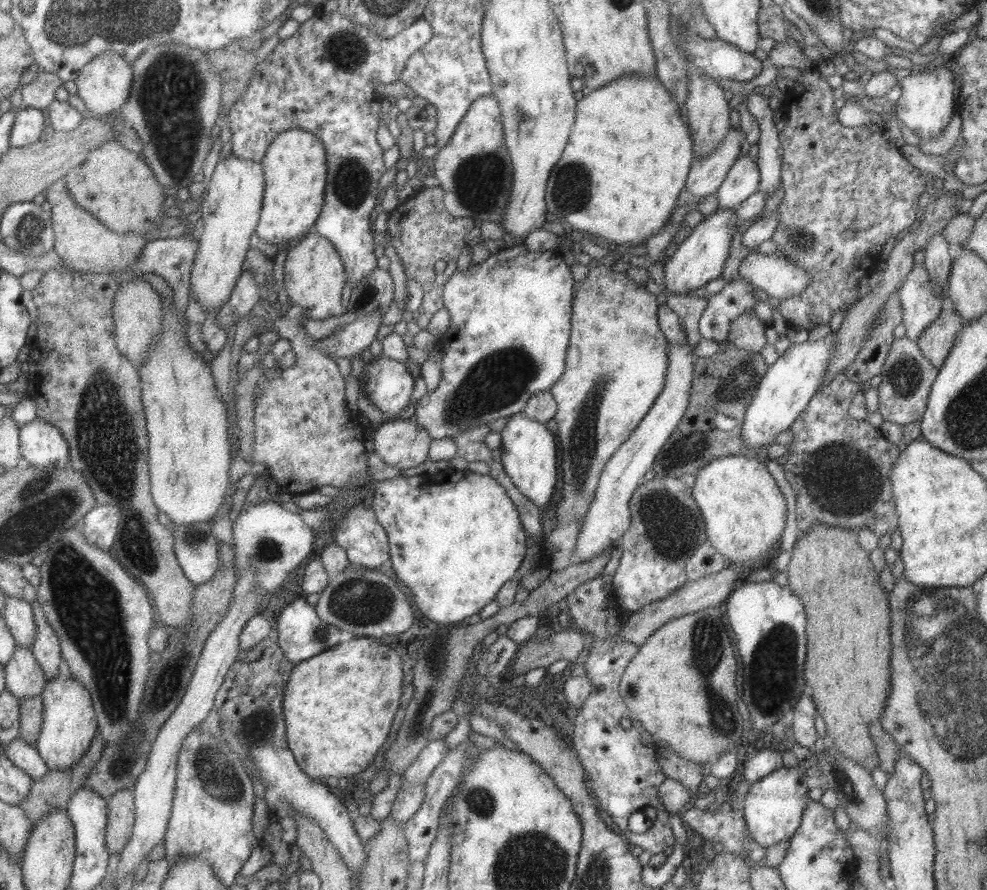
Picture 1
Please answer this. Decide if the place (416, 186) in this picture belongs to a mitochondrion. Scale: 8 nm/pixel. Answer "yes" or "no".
no

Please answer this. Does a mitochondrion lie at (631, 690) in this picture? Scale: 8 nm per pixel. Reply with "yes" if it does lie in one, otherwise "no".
no

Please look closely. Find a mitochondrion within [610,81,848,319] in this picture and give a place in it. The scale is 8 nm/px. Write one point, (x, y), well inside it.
(801, 238)

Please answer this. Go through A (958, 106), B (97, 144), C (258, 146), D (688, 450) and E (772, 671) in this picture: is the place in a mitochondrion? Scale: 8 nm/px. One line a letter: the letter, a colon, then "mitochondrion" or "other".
A: other
B: other
C: other
D: mitochondrion
E: mitochondrion

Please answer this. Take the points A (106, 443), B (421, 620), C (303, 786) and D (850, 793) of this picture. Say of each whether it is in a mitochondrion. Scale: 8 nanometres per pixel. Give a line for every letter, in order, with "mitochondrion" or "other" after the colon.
A: mitochondrion
B: other
C: other
D: mitochondrion

